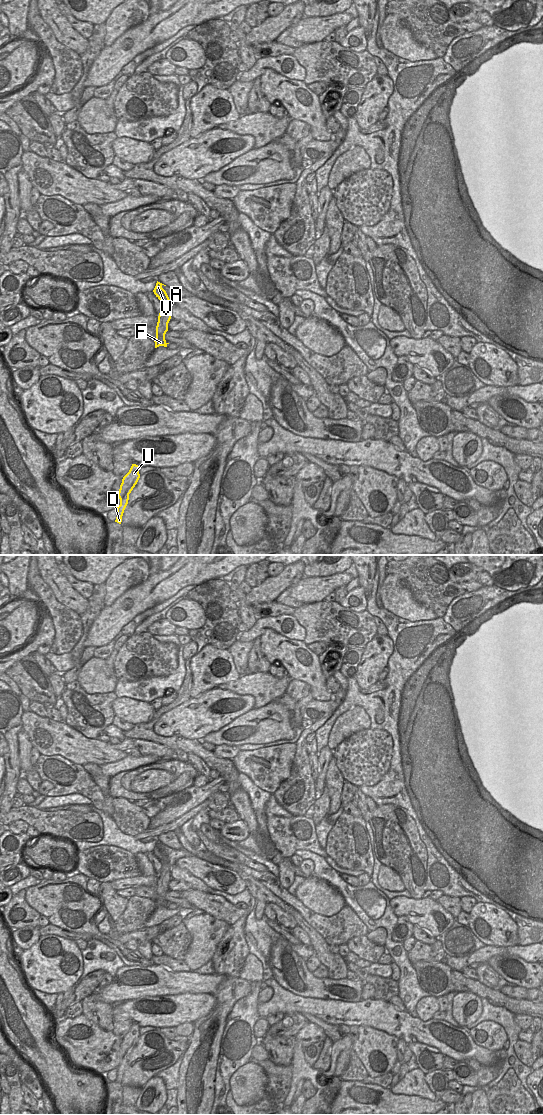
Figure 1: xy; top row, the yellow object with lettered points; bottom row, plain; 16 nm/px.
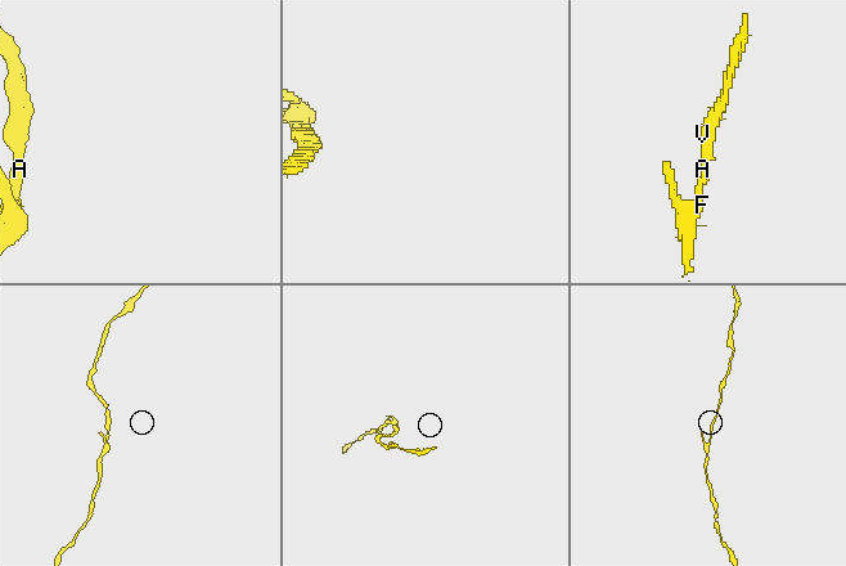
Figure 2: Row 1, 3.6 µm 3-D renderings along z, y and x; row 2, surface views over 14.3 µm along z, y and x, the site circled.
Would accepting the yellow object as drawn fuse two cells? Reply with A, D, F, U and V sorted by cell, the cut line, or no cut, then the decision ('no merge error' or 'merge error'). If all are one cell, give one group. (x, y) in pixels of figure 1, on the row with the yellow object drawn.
A D F U V | no cut | no merge error

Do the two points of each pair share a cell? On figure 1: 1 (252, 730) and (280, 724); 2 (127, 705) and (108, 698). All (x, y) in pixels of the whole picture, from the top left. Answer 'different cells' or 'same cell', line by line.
1: same cell
2: different cells

